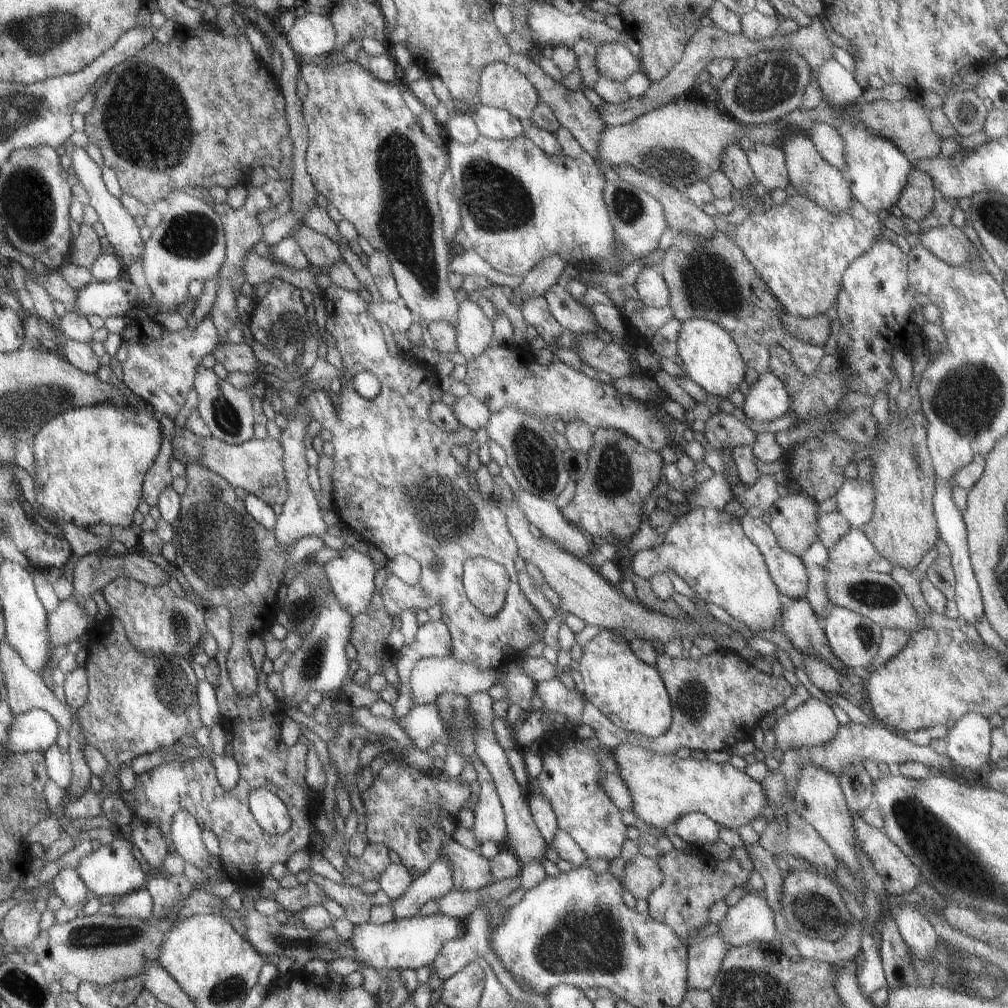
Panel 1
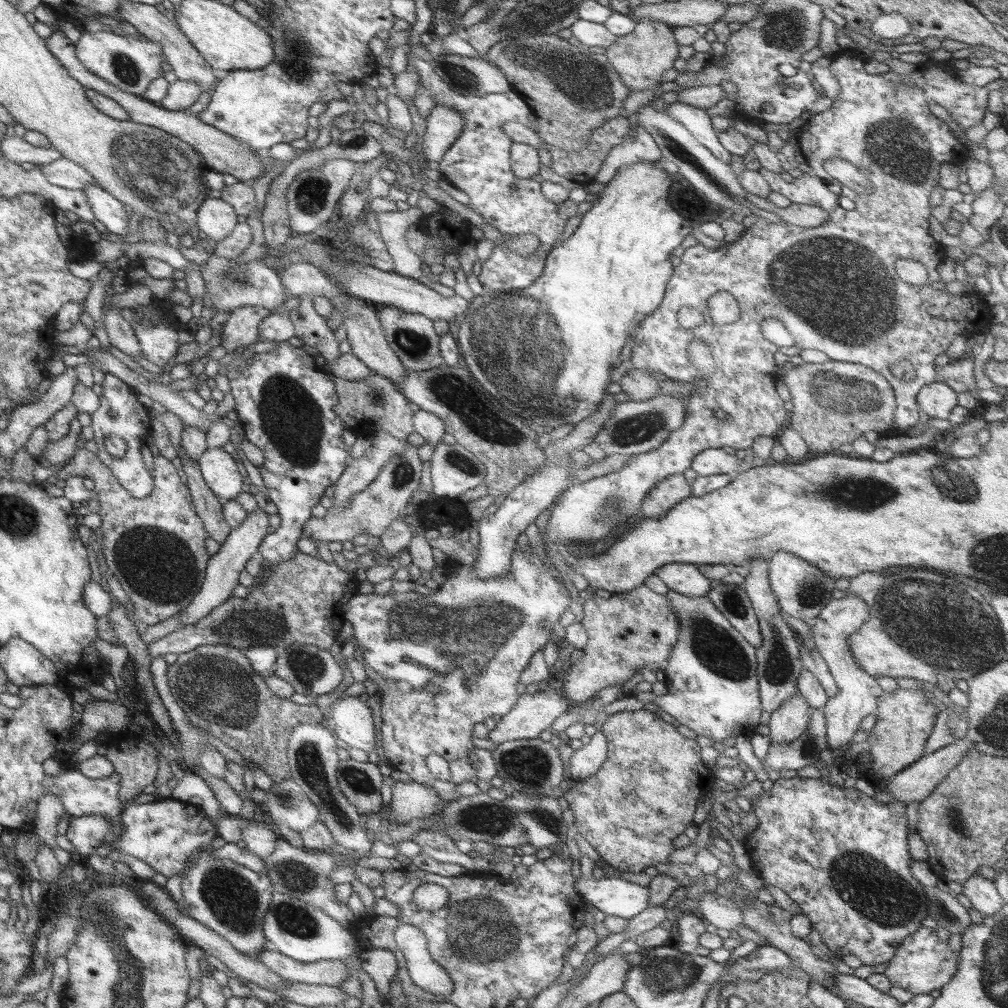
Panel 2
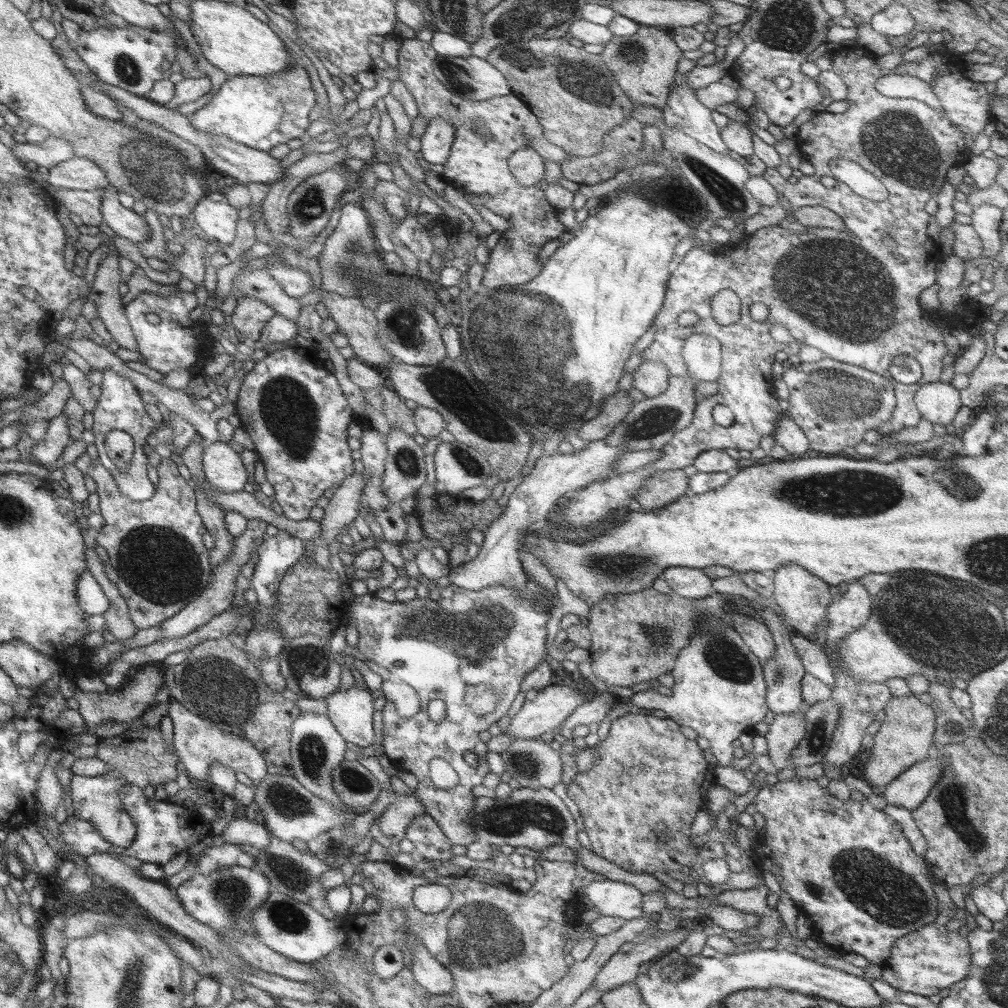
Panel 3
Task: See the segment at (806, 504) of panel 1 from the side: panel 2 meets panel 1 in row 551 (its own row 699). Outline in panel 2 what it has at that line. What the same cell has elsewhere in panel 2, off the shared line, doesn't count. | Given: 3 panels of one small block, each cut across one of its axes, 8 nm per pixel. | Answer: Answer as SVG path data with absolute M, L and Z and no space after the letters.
M797 694L787 698L777 710L769 712L769 740L771 742L793 742L797 740L809 722L811 708L807 702Z

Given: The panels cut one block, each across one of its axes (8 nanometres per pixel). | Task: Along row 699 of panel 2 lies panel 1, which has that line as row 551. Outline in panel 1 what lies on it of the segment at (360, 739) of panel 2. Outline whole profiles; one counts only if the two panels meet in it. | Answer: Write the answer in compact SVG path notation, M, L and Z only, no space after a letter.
M353 548L339 552L339 558L325 564L333 600L347 616L353 618L369 606L375 590L375 572L371 558Z

